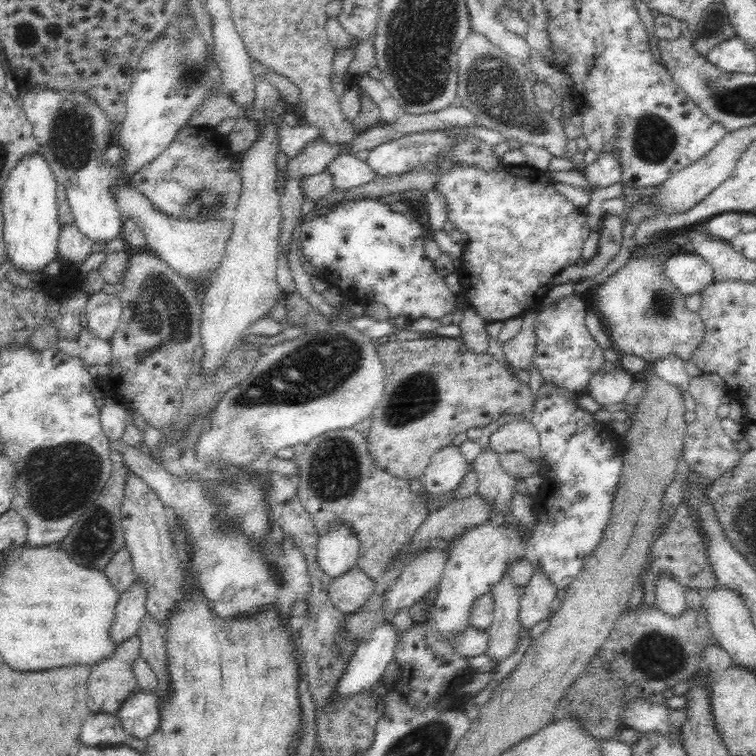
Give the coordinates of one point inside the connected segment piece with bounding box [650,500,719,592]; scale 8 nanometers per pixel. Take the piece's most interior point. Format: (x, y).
(680, 552)

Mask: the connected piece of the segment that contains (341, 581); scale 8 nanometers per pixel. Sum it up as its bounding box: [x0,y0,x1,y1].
[328,565,375,614]

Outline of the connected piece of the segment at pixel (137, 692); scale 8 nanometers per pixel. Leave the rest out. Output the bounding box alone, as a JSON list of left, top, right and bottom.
[117,687,160,740]

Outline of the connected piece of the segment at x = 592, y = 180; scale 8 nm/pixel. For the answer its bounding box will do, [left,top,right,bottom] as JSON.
[582,152,621,189]

